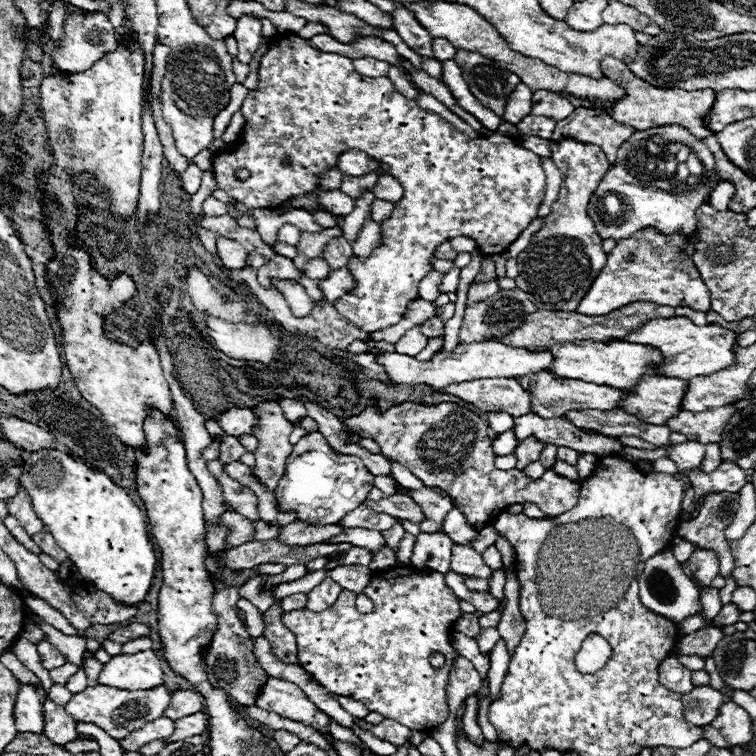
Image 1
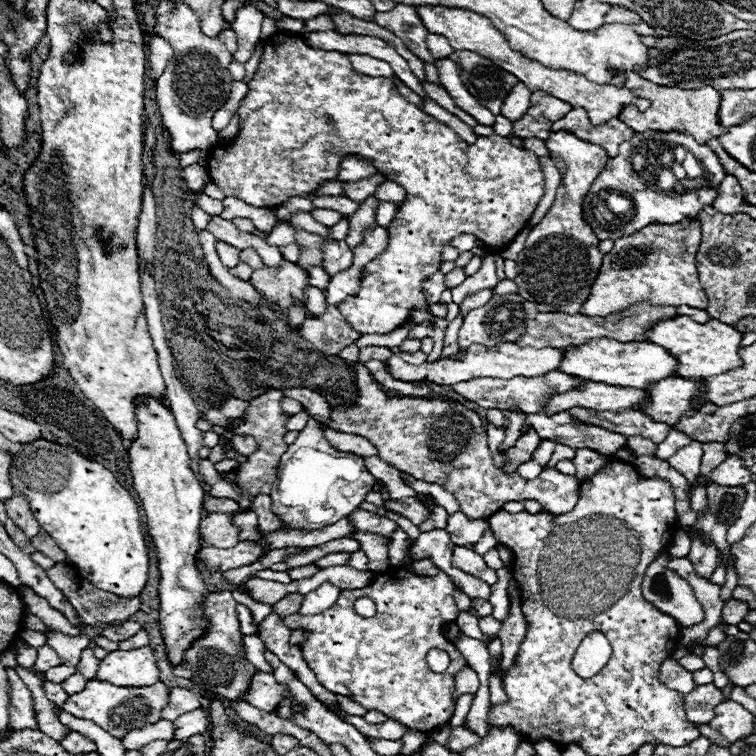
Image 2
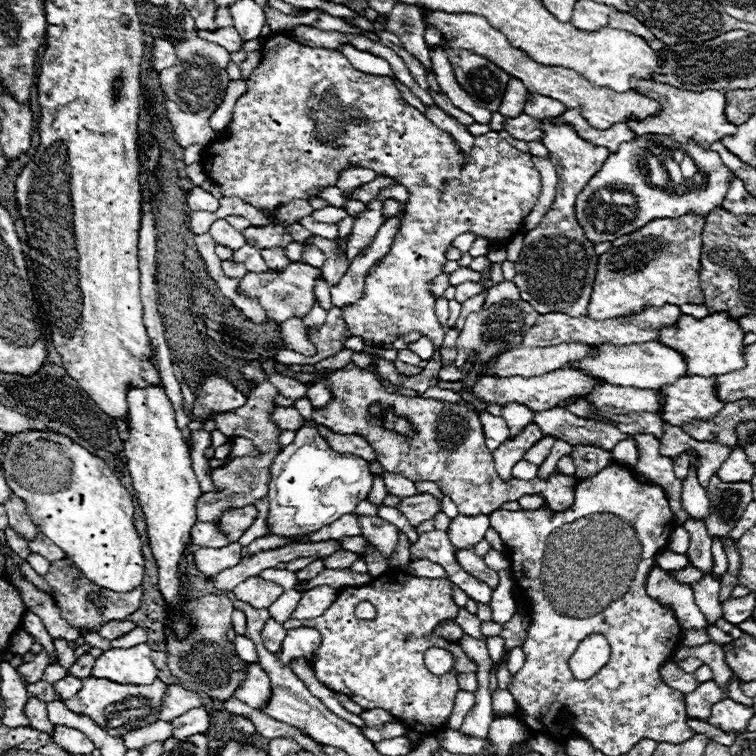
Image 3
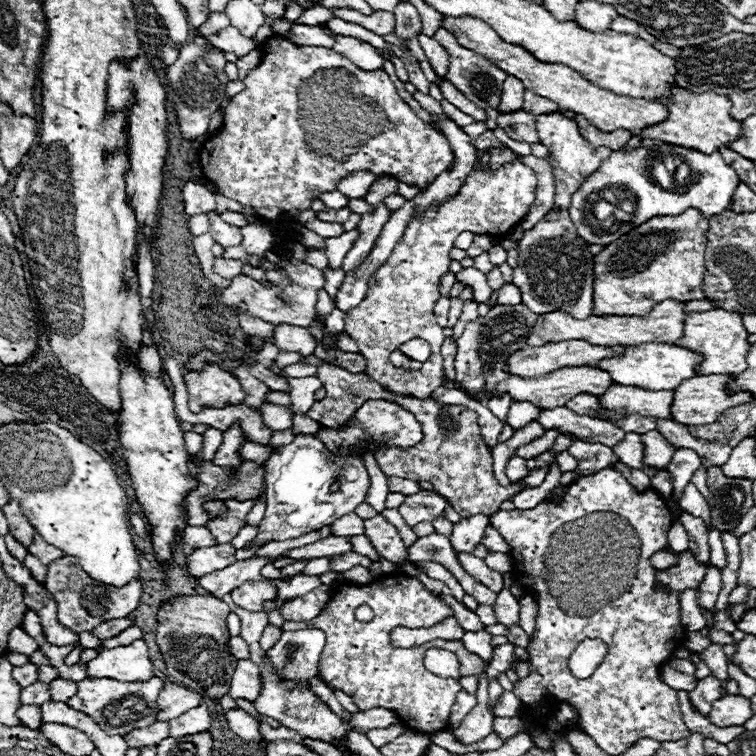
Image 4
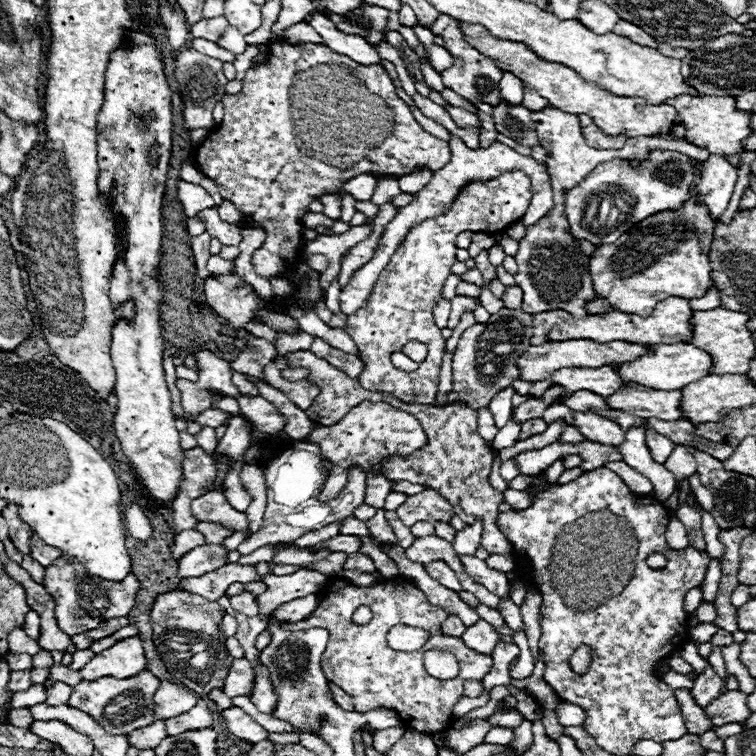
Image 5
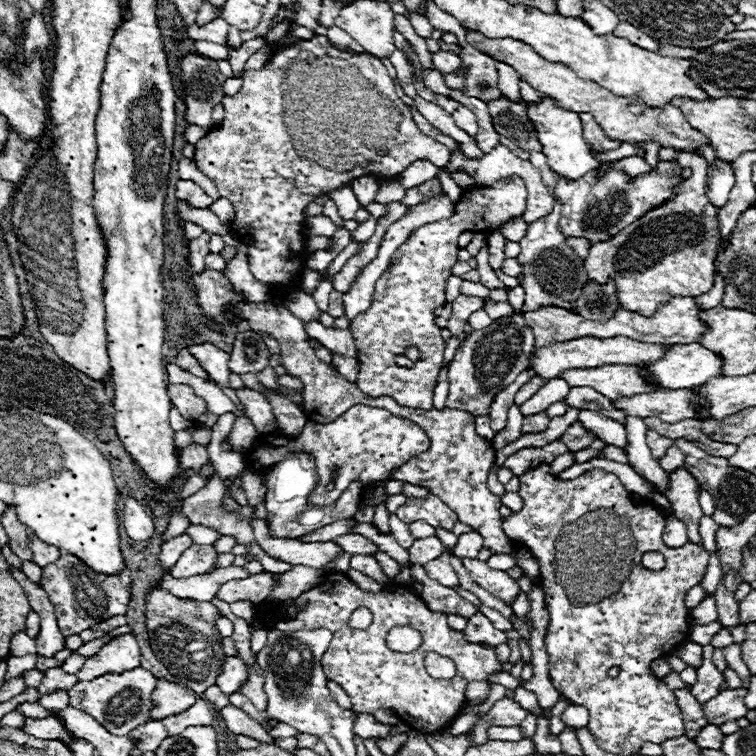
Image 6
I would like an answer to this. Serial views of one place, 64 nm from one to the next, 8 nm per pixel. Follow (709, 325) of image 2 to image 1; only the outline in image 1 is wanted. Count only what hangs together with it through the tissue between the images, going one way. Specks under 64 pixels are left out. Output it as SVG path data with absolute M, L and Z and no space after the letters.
M674 316L674 318L650 320L638 332L632 332L626 340L628 342L656 346L666 358L666 362L662 366L662 374L664 376L692 380L696 376L708 376L708 374L714 374L714 372L724 370L728 366L734 366L736 364L736 356L734 356L732 348L736 344L736 338L738 338L736 332L732 332L728 328L722 328L718 324L696 326L686 316Z

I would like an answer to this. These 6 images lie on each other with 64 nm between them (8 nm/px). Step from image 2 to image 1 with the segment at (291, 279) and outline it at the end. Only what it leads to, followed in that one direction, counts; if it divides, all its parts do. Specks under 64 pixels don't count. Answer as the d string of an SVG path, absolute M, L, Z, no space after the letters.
M276 254L276 258L272 258L270 264L264 264L262 268L258 268L258 284L264 288L274 288L272 280L298 280L300 270L294 266L294 262L290 258L284 258L280 254Z

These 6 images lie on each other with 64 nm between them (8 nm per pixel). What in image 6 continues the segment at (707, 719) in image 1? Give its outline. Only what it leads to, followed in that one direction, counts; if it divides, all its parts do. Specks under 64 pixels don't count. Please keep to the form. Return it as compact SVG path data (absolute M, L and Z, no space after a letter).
M704 646L702 652L702 666L696 670L696 684L690 686L692 694L696 696L696 700L700 700L702 704L708 702L708 698L714 698L722 686L724 686L724 674L714 666L712 662L712 654L714 654L714 646Z

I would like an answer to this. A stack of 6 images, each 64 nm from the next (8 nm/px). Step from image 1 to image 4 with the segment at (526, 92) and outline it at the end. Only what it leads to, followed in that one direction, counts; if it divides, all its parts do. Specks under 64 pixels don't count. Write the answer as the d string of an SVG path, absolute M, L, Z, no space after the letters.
M508 76L506 82L504 82L504 92L502 92L502 100L500 100L500 106L498 110L500 112L512 112L512 110L520 110L522 108L522 102L524 102L524 84L514 78L514 76Z

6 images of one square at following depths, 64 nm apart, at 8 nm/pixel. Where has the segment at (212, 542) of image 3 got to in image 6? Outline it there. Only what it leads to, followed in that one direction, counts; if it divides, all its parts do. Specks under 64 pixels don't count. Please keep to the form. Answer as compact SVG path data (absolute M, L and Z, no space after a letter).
M182 534L180 538L172 538L172 540L164 542L164 544L162 544L162 550L160 550L160 554L158 554L160 566L162 566L162 568L174 566L176 560L180 558L180 554L182 554L186 548L190 548L190 546L192 546L192 542L190 542L190 538L184 536L184 534Z

